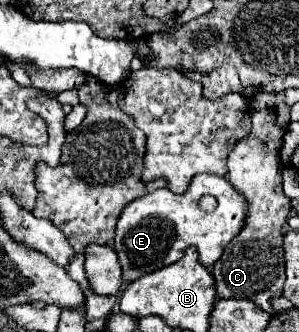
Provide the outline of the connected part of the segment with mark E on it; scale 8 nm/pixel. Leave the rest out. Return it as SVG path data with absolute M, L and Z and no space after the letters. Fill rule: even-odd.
M214 174L194 176L190 188L184 194L174 194L168 188L150 192L122 210L122 218L116 226L114 250L122 266L124 282L134 282L136 278L174 264L184 256L188 246L196 246L200 262L210 268L224 252L228 242L242 230L248 204L242 192L238 192L228 178ZM202 196L214 196L218 206L214 212L202 212L198 200Z

